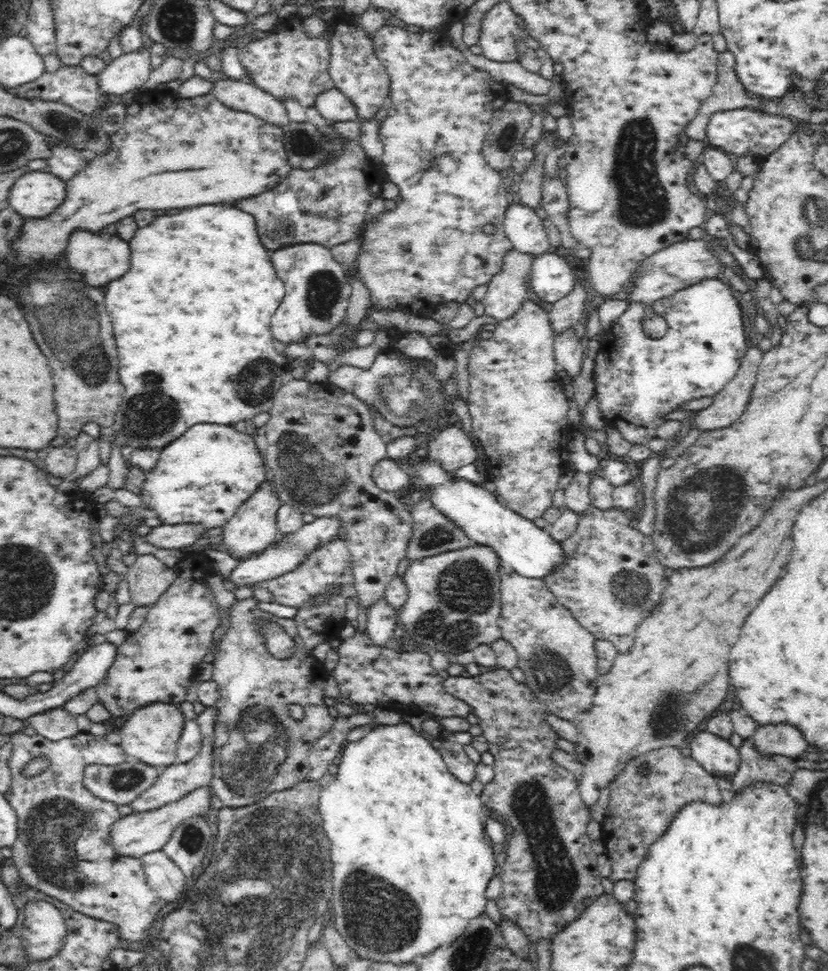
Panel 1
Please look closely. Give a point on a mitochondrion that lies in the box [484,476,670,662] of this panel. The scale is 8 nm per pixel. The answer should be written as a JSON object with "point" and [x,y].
{"point":[628,589]}

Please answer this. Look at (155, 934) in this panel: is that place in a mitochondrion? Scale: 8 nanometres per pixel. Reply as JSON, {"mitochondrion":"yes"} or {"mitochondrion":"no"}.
{"mitochondrion":"no"}

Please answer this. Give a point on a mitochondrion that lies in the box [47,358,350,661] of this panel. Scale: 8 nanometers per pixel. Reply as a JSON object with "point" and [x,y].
{"point":[150,414]}

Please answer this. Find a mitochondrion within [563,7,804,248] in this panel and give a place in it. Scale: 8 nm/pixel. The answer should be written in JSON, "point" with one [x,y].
{"point":[643,204]}

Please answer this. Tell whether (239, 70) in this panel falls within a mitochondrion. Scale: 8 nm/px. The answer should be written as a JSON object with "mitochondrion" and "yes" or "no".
{"mitochondrion":"no"}

